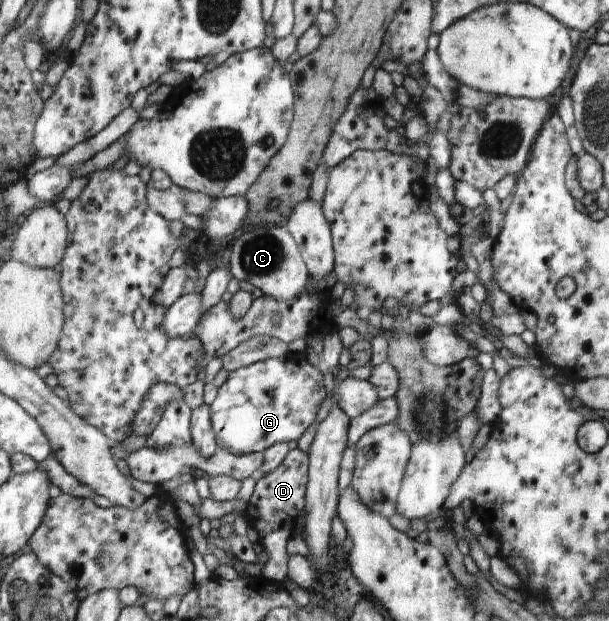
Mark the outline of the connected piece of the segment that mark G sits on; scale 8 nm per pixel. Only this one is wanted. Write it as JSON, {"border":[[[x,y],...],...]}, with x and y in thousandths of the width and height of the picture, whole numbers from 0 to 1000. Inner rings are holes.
{"border":[[[501,565],[479,567],[379,597],[343,652],[360,720],[383,731],[409,731],[460,712],[489,710],[535,639],[529,601],[509,588],[509,580]]]}

